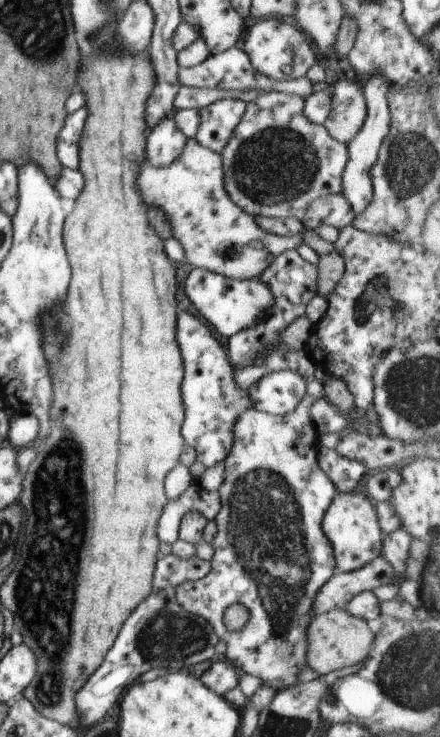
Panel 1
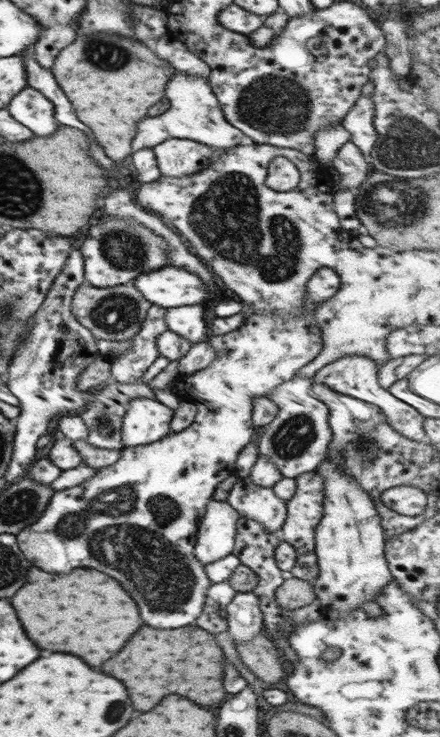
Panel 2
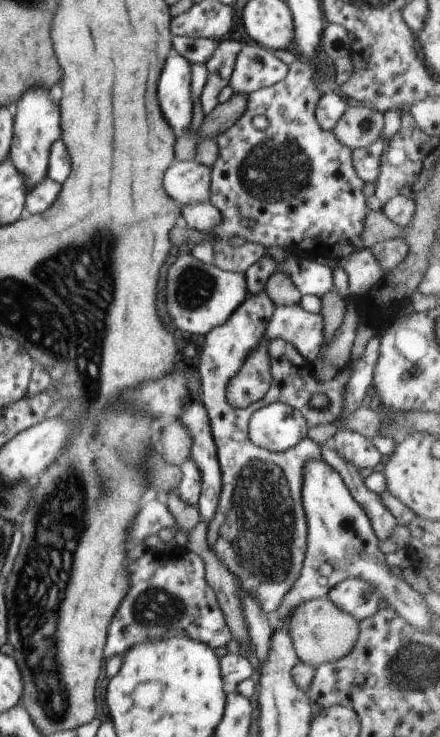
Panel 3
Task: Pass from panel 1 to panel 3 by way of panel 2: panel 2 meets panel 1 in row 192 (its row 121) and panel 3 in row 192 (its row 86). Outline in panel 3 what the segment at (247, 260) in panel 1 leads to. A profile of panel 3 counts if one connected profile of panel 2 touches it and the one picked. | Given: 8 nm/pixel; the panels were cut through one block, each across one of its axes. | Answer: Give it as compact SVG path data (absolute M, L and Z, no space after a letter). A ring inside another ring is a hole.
M194 159L176 162L164 176L166 194L170 194L181 208L210 202L211 182L211 168Z

